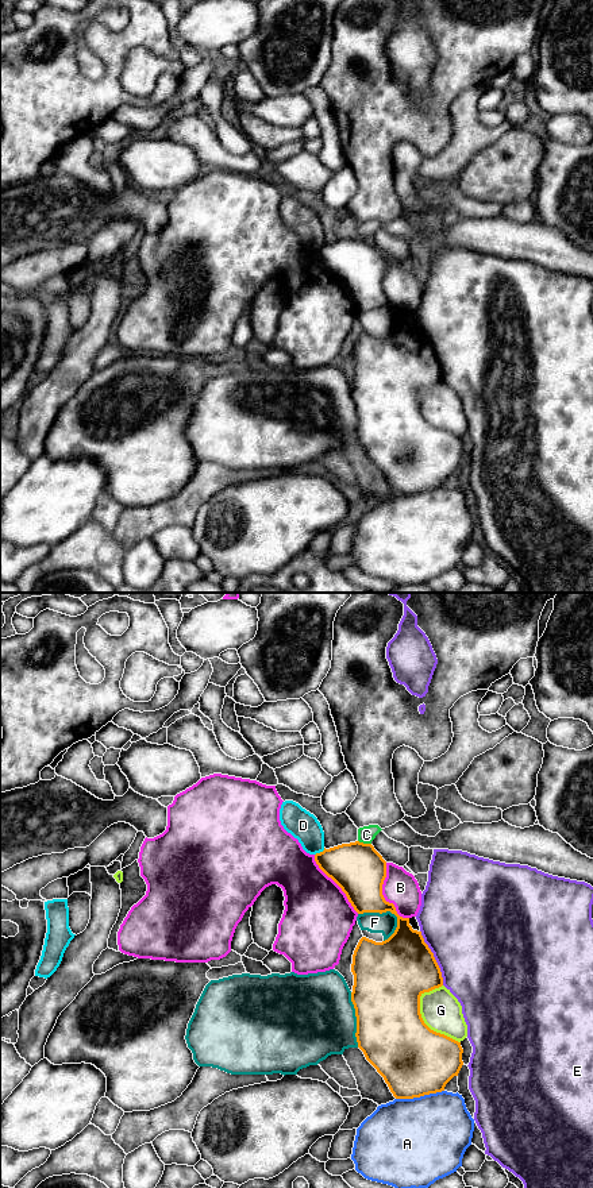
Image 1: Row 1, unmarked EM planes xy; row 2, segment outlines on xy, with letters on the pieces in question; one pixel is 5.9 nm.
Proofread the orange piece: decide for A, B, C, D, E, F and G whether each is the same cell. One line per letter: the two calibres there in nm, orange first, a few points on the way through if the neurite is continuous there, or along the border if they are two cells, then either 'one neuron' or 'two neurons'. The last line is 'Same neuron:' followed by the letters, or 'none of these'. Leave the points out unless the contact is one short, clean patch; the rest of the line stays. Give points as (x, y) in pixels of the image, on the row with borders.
A: calibres 420 and 500 nm; two neurons
B: calibres 300 and 200 nm; two neurons
C: calibres 300 and 100 nm; two neurons
D: calibres 300 and 170 nm; border xy (324, 848), (315, 855); two neurons
E: calibres 400 and 500 nm; two neurons
F: calibres 280 and 130 nm; two neurons
G: calibres 420 and 240 nm; two neurons
Same neuron: none of these

